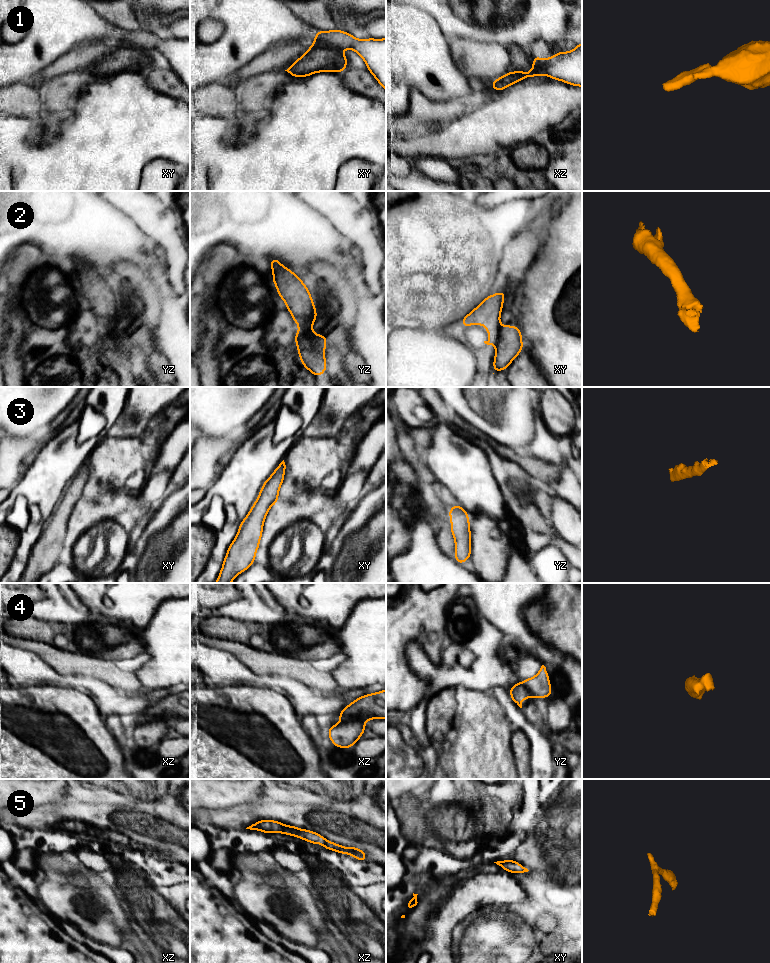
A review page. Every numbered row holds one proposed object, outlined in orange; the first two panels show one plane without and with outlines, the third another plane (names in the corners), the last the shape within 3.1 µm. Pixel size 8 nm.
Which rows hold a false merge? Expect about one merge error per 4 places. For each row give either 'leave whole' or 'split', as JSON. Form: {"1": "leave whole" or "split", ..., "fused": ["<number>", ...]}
{"1": "split", "2": "split", "3": "leave whole", "4": "split", "5": "leave whole", "fused": ["1", "2", "4"]}

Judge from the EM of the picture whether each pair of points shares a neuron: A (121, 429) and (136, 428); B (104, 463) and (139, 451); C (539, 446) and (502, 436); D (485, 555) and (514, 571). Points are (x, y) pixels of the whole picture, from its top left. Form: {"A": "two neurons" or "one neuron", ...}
{"A": "one neuron", "B": "one neuron", "C": "two neurons", "D": "two neurons"}

